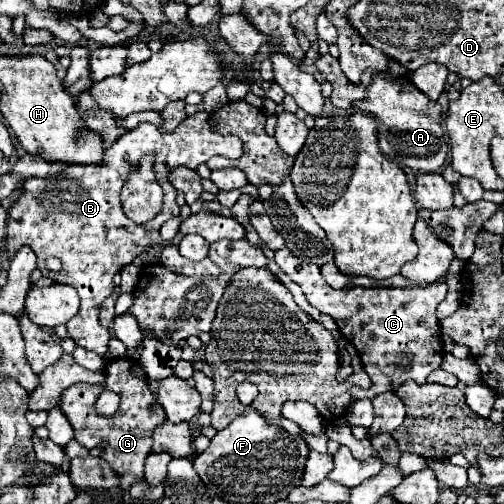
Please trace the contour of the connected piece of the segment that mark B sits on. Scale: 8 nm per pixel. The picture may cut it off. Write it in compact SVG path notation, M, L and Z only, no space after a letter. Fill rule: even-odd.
M204 111L188 117L172 133L160 133L156 125L140 123L136 129L122 135L110 149L106 149L106 155L100 163L100 173L96 171L96 167L90 167L90 173L74 171L62 173L62 177L56 179L30 179L28 189L26 183L22 183L22 195L8 211L4 243L6 257L12 259L18 249L32 247L38 257L36 267L42 271L42 275L50 277L54 283L74 287L80 297L80 309L78 315L74 315L74 319L66 323L68 337L74 339L78 347L104 355L108 351L110 331L100 325L98 311L102 301L114 291L114 275L122 267L130 265L136 255L146 251L146 247L164 245L160 237L162 223L180 215L176 189L168 181L168 171L178 165L196 169L200 163L206 163L214 155L238 159L242 151L242 141L236 135L220 135L210 129ZM148 153L156 153L154 175L164 189L164 207L152 221L136 225L120 209L120 189L126 183L132 165ZM48 257L58 257L62 261L62 269L58 273L46 269L44 261Z

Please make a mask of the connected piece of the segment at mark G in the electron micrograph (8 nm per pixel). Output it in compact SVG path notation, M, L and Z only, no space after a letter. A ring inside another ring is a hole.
M112 359L106 363L106 389L120 395L120 407L112 417L102 417L96 411L96 399L100 395L98 385L78 383L64 391L60 399L60 407L66 413L70 425L74 427L76 441L86 449L102 447L102 459L110 463L114 473L120 479L118 489L128 491L136 481L144 477L144 461L152 451L152 433L158 425L166 421L166 413L150 391L146 381L146 373L138 361L132 359ZM154 403L154 409L152 409Z

